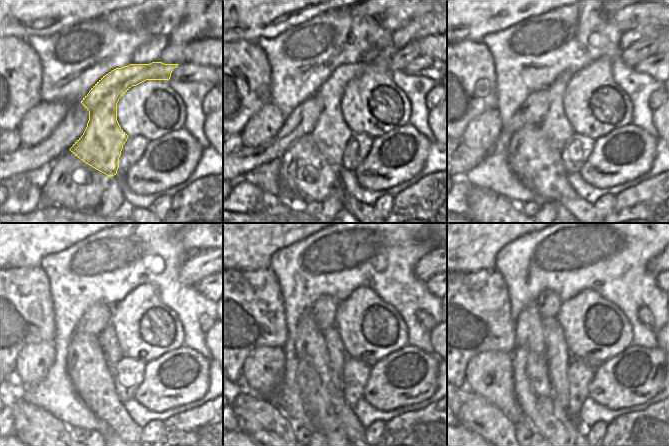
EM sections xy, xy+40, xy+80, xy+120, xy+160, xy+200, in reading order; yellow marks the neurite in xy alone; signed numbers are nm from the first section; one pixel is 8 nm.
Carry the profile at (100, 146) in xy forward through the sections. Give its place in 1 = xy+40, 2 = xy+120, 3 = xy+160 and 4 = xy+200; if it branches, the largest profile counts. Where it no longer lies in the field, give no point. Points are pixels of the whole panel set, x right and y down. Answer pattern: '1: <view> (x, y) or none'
1: xy+40 (330, 134)
2: xy+120 (202, 264)
3: xy+160 (426, 267)
4: xy+200 (650, 264)

